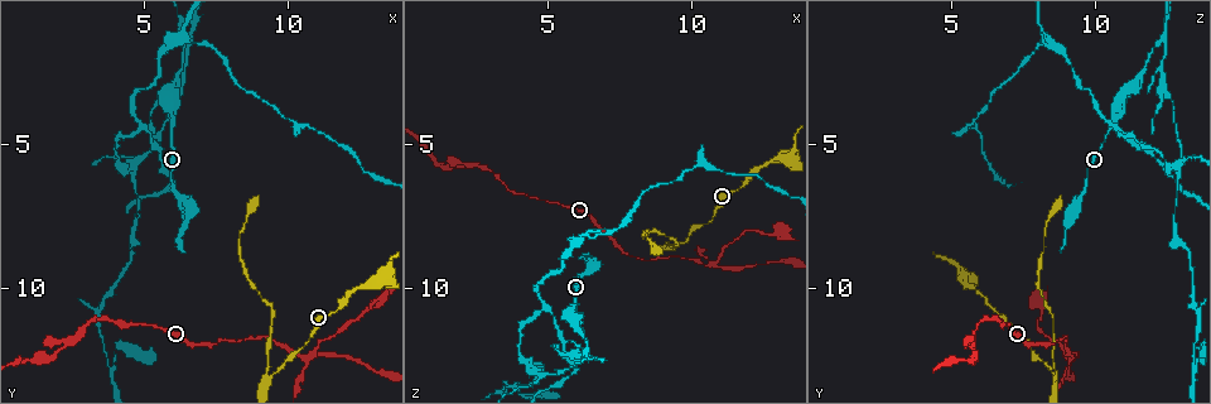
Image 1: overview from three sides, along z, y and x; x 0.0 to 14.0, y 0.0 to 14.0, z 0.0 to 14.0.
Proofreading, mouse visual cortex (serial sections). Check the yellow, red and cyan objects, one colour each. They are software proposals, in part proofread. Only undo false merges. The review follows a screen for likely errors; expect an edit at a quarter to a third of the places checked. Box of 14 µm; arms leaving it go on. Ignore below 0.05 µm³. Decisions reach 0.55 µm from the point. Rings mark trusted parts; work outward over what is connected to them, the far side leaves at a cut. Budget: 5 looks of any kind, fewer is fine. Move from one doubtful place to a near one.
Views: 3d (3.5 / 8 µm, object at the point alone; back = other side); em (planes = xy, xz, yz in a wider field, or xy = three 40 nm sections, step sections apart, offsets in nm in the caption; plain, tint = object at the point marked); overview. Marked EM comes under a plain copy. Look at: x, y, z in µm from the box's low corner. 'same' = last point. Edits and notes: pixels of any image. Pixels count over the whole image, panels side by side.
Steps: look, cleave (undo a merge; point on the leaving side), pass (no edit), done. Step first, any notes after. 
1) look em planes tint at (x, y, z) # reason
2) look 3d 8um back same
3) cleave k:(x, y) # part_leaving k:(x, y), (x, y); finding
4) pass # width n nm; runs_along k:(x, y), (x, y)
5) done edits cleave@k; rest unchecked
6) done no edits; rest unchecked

look 3d 8um at (2.4, 11.9, 5.8) # branch point

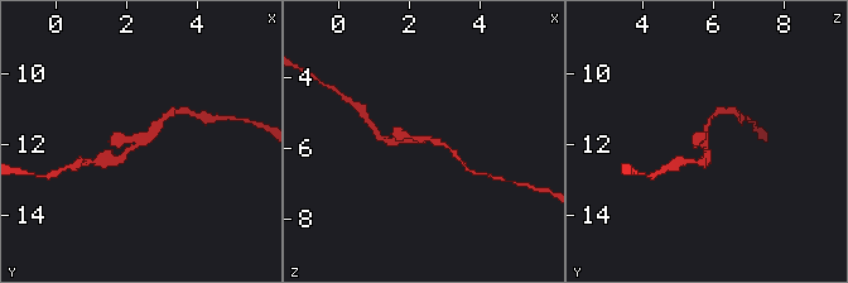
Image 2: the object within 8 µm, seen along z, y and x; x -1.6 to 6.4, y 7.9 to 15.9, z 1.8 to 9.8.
look em xy step 2 tint at (2.3, 12.0, 5.7)

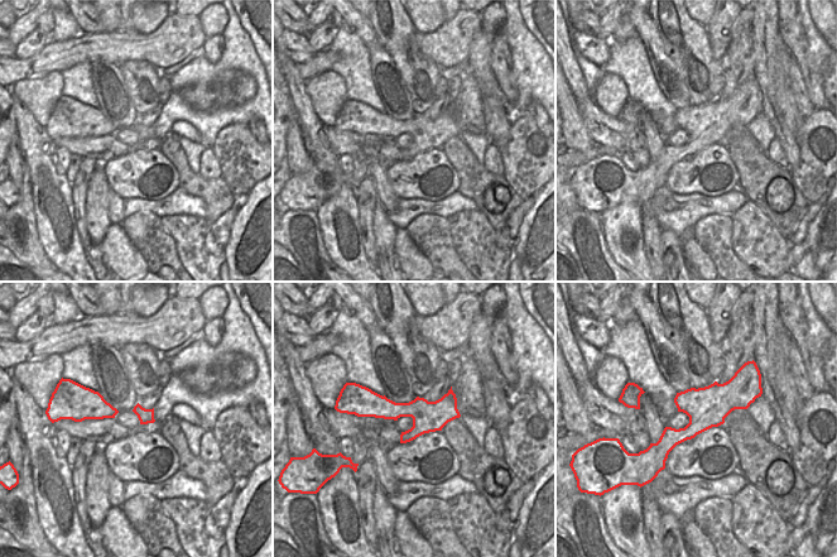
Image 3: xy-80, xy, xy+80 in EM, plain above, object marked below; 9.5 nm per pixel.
pass # width 300 nm; runs_along 2:(165, 115), (125, 154), (107, 157); one cell here

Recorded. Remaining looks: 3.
look 3d 3.5um at (6.4, 1.4, 12.2) # sharp bend

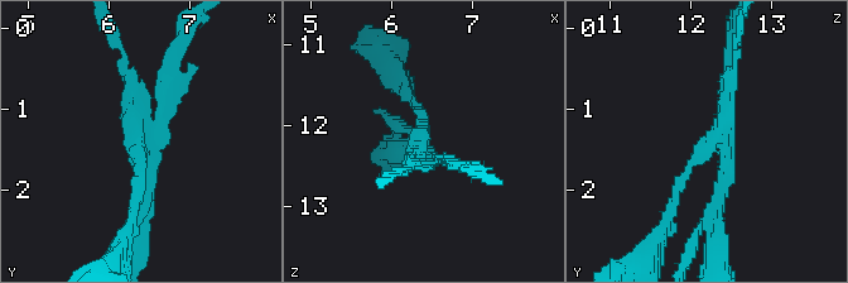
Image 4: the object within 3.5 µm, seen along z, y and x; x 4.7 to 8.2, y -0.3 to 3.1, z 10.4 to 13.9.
look em xy step 2 tint at (6.35, 1.45, 12.20) # arms 4; arm_widths 150, 150, 150, 200 nm; need the tissue

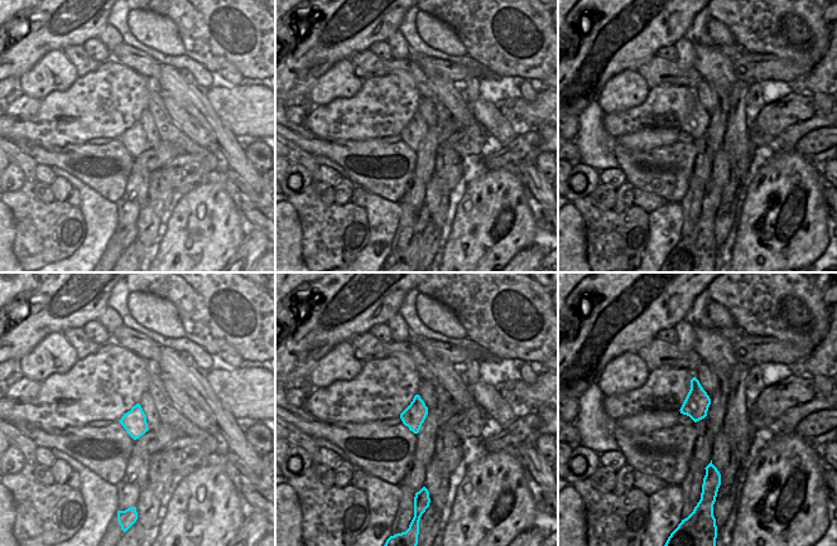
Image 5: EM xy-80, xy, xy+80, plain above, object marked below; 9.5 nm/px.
cleave 4:(182, 76) # part_leaving 4:(717, 147), (727, 154), (717, 259); a second cell is stuck on

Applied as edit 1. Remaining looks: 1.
done edits cleave@4; rest unchecked

